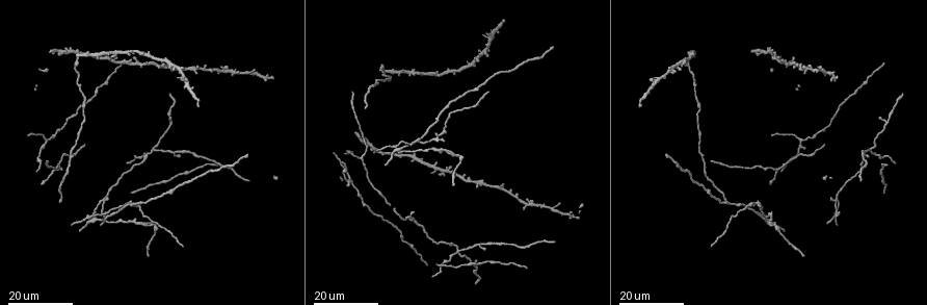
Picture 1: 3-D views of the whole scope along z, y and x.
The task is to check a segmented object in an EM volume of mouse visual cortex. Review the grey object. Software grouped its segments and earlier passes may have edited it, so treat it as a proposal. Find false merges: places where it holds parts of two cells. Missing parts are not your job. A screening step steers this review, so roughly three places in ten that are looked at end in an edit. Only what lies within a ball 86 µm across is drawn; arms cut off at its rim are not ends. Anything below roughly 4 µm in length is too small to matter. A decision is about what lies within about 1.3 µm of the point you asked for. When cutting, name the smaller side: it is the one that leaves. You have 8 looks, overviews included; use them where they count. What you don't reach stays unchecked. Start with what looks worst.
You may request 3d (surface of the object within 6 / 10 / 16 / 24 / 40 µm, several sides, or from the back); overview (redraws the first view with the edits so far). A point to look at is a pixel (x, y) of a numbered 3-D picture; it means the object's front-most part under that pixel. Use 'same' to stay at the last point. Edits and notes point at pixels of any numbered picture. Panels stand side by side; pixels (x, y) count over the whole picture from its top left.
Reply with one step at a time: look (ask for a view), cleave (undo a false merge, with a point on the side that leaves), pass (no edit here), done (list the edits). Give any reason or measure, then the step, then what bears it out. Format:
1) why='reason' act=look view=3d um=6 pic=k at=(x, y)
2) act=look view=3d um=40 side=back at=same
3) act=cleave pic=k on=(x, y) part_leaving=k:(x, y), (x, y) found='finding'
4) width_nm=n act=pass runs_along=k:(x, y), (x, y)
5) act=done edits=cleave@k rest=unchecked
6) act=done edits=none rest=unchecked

why='four or more arms meet' act=look view=3d um=16 pic=1 at=(154, 148)

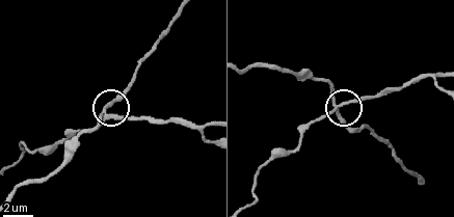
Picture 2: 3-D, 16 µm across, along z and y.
why='closer look' act=look view=3d um=6 pic=2 at=(340, 104)

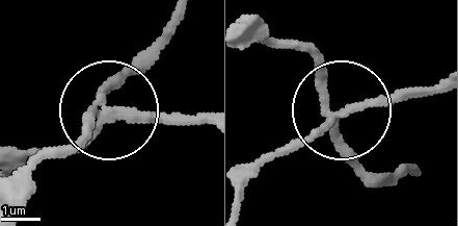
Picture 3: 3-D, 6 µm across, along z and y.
side_arm_um=25 act=cleave pic=3 on=(301, 140) part_leaving=3:(342, 117), (438, 91) found='a second cell is stuck on'

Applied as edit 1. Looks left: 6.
act=look view=overview

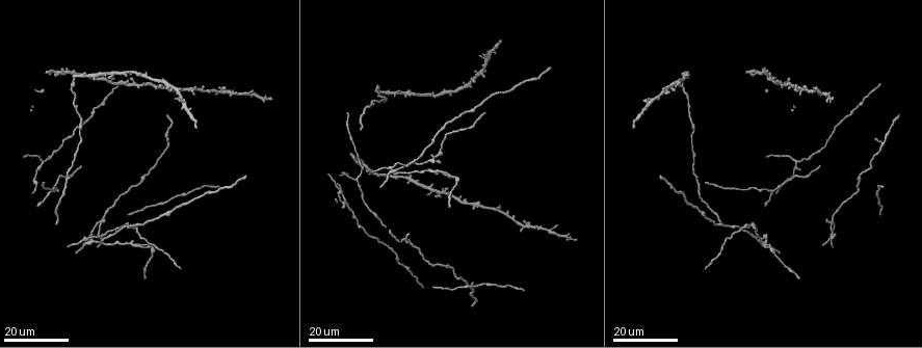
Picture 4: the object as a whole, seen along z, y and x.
why='looks like a crossing' act=look view=3d um=16 pic=4 at=(99, 223)

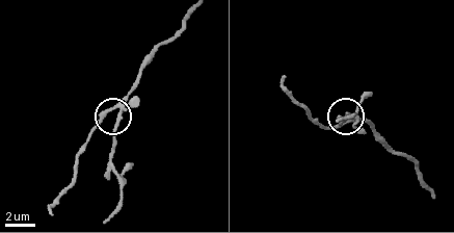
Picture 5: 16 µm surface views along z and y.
act=look view=3d um=6 pic=5 at=(117, 108)

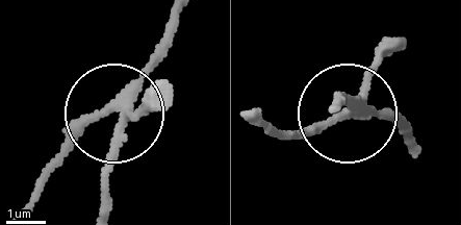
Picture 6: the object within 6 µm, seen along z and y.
arms=4 act=cleave pic=6 on=(146, 104) found='a second cell is stuck on'

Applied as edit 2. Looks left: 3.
why='see it whole again' act=look view=overview

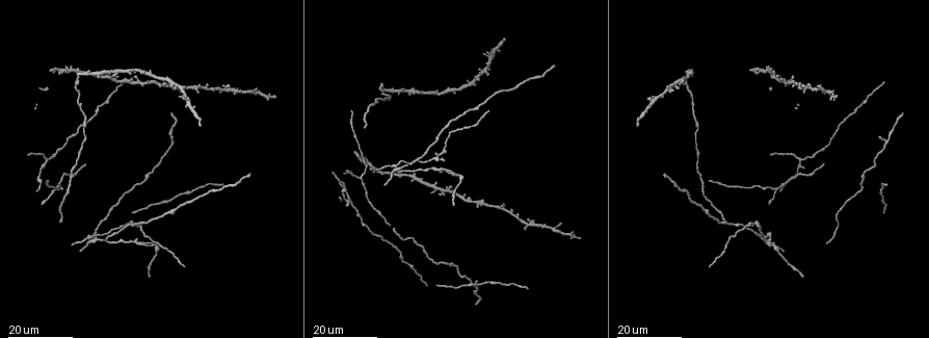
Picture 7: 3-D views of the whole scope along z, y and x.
why='three arms meet' act=look view=3d um=16 pic=7 at=(107, 232)

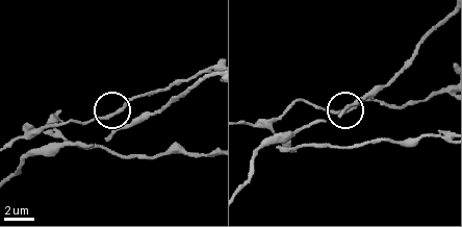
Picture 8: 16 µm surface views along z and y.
act=look view=3d um=10 pic=8 at=(109, 117)

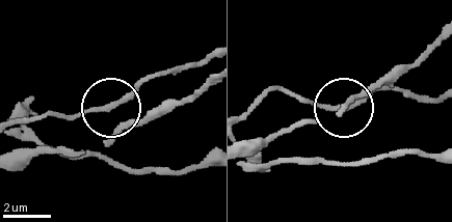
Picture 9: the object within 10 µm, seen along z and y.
width_nm=180 act=pass found='one cell here'

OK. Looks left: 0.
act=done edits=cleave@3,cleave@6 rest=unchecked

